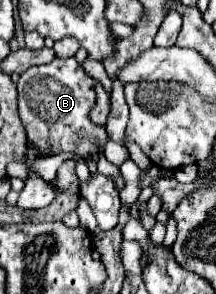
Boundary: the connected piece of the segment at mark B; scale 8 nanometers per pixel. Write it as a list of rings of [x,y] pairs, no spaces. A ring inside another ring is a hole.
[[[56,58],[50,64],[44,66],[32,66],[28,68],[20,80],[18,80],[18,98],[20,98],[20,120],[22,126],[26,130],[26,138],[28,144],[32,148],[38,150],[40,156],[46,156],[46,152],[50,156],[60,154],[60,152],[68,152],[74,158],[84,158],[86,154],[92,154],[96,158],[96,150],[102,150],[106,144],[106,130],[100,126],[94,126],[88,118],[90,108],[94,106],[96,100],[96,80],[92,76],[88,76],[82,68],[80,62],[76,62],[76,58]]]

